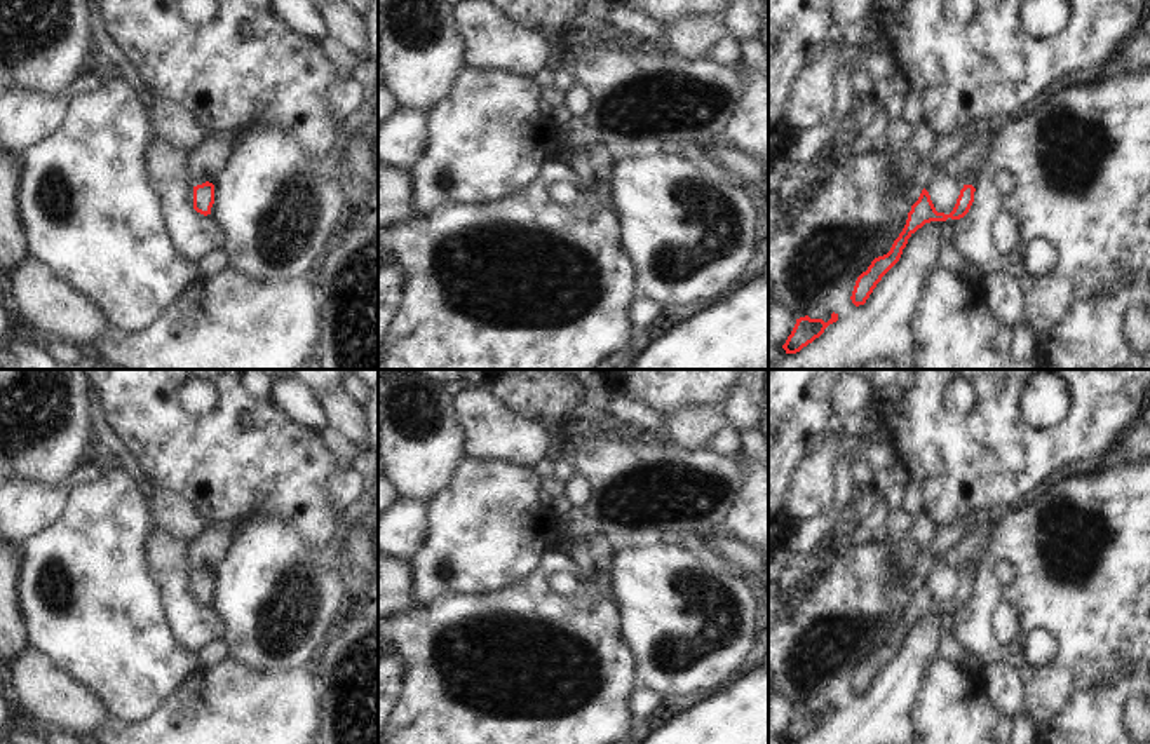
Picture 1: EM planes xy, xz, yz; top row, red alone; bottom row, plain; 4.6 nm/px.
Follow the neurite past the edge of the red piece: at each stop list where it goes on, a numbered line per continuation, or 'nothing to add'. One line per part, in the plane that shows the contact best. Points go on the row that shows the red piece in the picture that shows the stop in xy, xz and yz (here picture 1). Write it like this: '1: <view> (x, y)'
1: xy (218, 148)

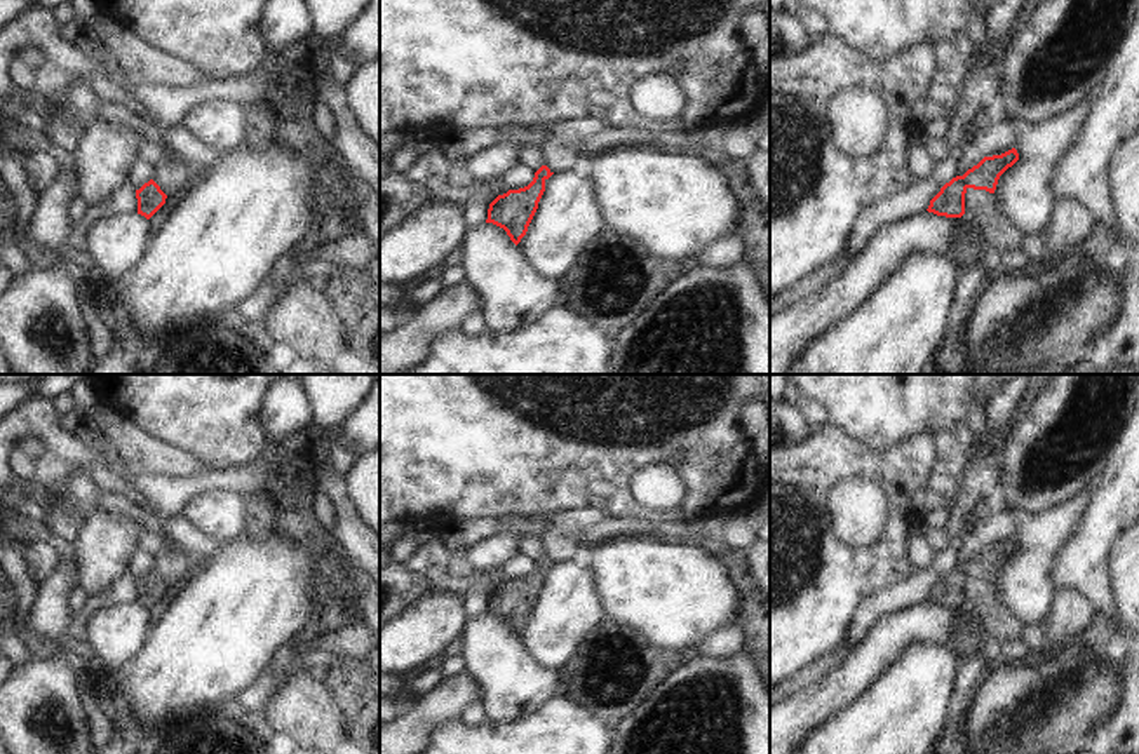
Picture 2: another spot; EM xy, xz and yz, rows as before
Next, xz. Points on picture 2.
nothing to add

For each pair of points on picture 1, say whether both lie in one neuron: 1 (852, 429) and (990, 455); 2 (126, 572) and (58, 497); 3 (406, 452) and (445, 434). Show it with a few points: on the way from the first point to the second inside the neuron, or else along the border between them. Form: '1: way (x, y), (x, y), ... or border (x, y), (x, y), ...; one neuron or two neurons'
1: border (873, 403), (880, 419); two neurons
2: border (75, 486), (68, 495), (65, 509), (37, 534); two neurons
3: way (415, 452), (429, 438), (436, 436); one neuron

